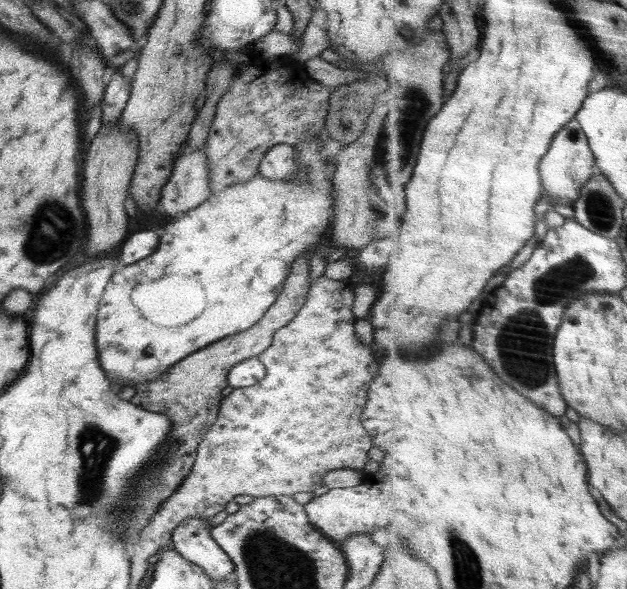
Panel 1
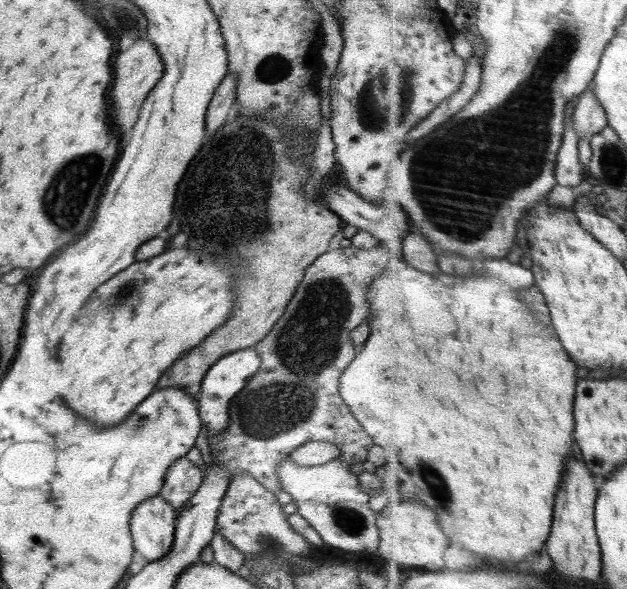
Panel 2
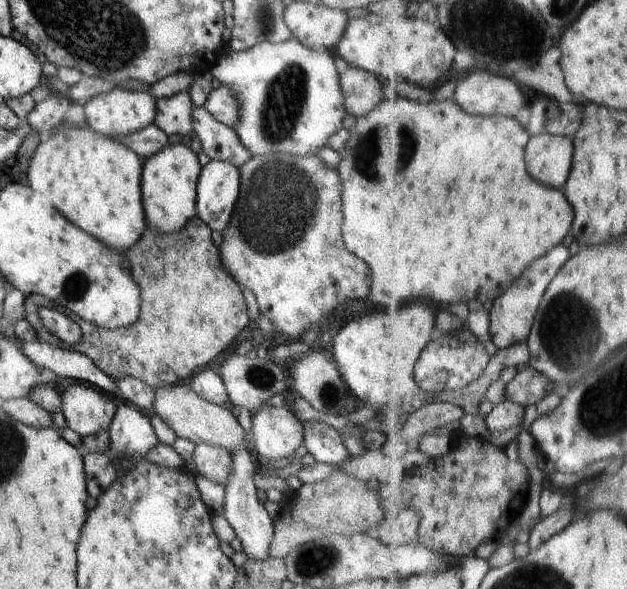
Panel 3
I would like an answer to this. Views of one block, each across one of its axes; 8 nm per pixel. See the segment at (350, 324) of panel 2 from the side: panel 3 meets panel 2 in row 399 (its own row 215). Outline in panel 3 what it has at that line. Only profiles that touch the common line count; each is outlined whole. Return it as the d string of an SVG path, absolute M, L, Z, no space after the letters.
M275 152L250 157L239 171L240 194L235 212L222 232L220 260L241 288L248 288L254 294L260 314L270 320L277 336L296 339L313 333L338 304L368 298L370 268L352 256L342 242L342 182L336 169L316 155L290 156Z

